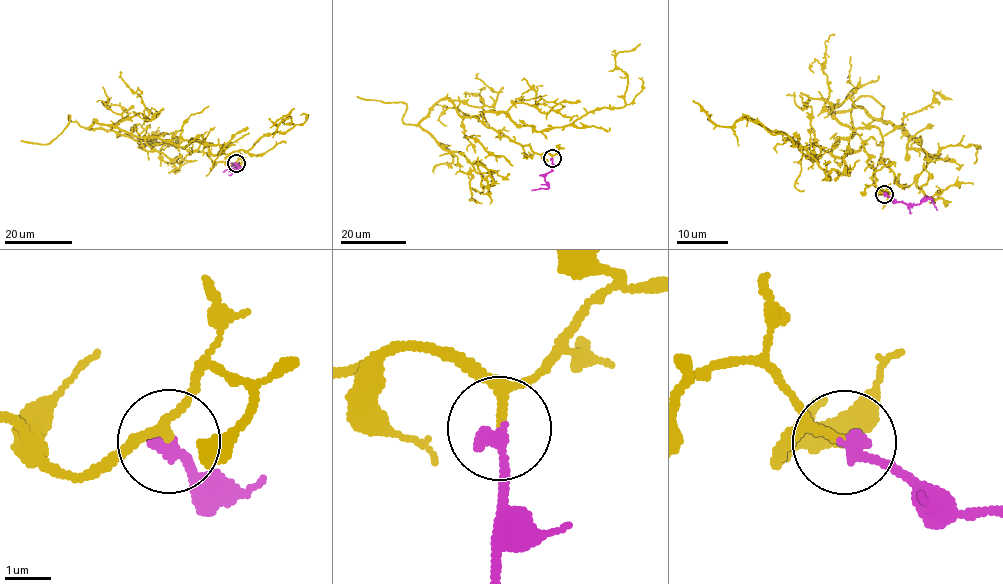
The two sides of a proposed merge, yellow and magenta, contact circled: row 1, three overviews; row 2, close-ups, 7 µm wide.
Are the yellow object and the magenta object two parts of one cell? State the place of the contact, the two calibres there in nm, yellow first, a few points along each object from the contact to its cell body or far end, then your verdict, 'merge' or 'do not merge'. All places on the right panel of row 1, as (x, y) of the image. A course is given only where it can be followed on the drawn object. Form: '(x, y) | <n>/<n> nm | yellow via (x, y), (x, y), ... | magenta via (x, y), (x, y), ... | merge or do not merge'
(884, 194) | 130/340 nm | yellow via (884, 193), (846, 139), (831, 152), (847, 151), (848, 175), (754, 120), (717, 125), (693, 100) | magenta via (884, 193), (897, 201), (914, 204), (931, 198), (937, 209) | merge

